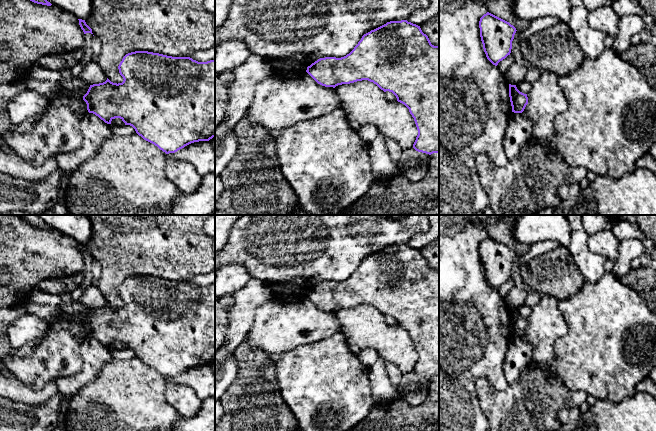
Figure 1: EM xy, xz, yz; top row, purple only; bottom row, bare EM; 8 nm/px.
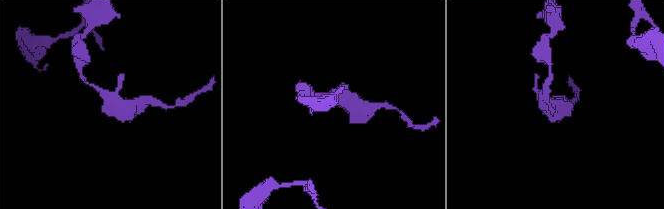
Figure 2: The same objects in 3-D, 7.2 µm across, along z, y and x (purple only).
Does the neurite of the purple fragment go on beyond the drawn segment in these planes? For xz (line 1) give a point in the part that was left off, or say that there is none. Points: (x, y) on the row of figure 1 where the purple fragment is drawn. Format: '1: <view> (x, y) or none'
1: none

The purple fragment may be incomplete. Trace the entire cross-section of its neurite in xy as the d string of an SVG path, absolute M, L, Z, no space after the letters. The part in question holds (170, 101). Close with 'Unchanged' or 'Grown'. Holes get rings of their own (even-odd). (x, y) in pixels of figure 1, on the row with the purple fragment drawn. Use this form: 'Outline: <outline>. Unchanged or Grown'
Outline: M135 51L123 57L118 69L124 79L122 83L113 83L107 78L103 83L90 85L87 93L83 96L89 113L95 114L107 124L111 124L111 121L115 118L120 118L125 125L132 126L144 140L154 144L166 154L175 153L191 143L209 141L215 137L215 59L207 62L198 62L190 57L172 57L148 51Z. Unchanged

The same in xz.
Outline: M407 20L387 22L364 34L346 56L320 58L306 72L325 87L368 80L392 92L414 118L418 135L413 148L429 155L439 153L439 46L431 44L420 26Z. Unchanged

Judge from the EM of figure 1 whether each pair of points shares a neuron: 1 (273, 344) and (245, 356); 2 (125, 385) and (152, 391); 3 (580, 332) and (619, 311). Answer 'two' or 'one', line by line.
1: two
2: one
3: one

